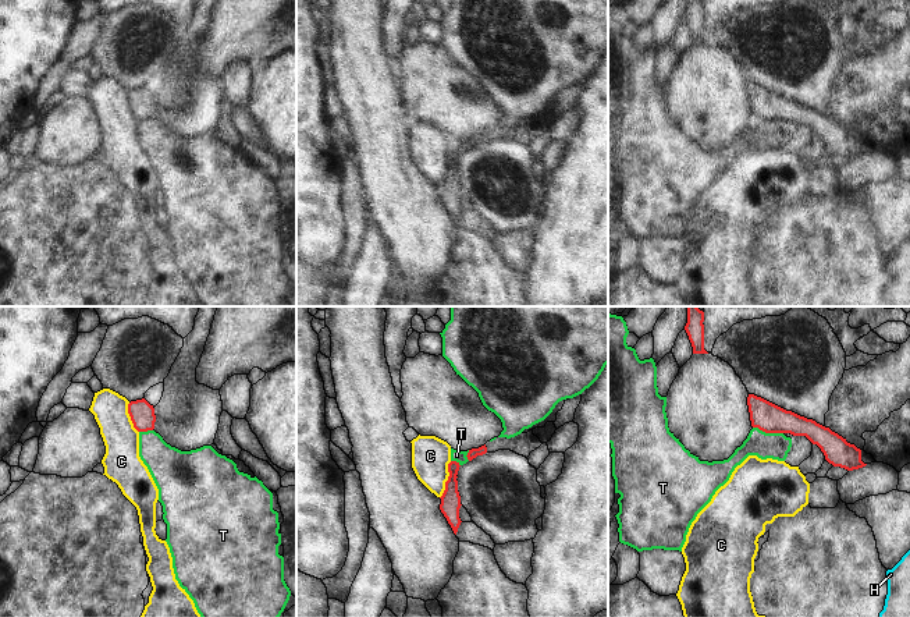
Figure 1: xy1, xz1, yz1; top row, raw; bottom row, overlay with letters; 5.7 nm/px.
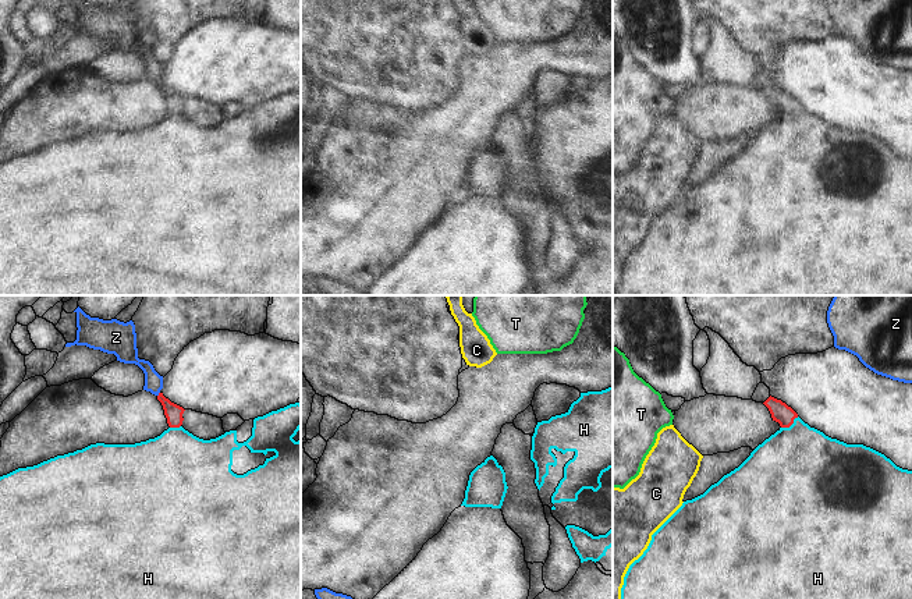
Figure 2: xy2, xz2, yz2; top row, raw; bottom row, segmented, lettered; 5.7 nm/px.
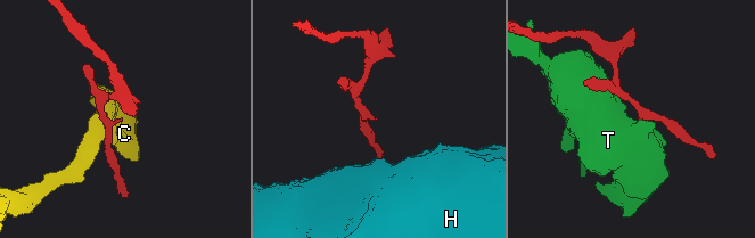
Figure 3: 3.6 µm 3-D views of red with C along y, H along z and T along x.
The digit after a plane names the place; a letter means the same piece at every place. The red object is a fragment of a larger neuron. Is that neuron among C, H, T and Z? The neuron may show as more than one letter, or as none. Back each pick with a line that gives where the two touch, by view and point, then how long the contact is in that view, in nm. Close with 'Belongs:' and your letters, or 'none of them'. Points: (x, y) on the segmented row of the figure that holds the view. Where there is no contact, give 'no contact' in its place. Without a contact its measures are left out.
H: meets red in yz2 at (790, 425); contact 120 nm long
Belongs: H

